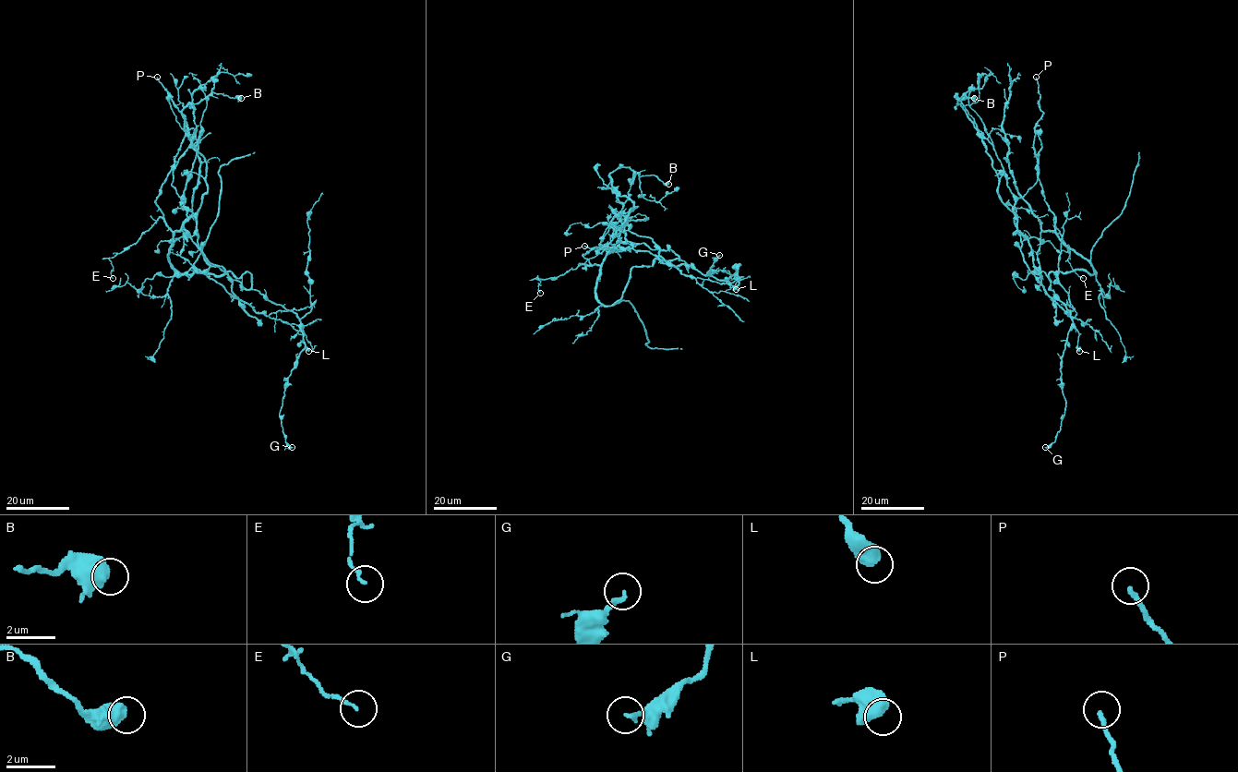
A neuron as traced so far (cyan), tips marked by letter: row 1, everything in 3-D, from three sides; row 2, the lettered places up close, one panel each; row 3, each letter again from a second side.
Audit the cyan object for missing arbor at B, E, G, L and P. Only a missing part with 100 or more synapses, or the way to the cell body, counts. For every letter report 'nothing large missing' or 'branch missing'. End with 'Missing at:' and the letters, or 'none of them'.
B: nothing large missing
E: nothing large missing
G: nothing large missing
L: nothing large missing
P: nothing large missing
Missing at: none of them

